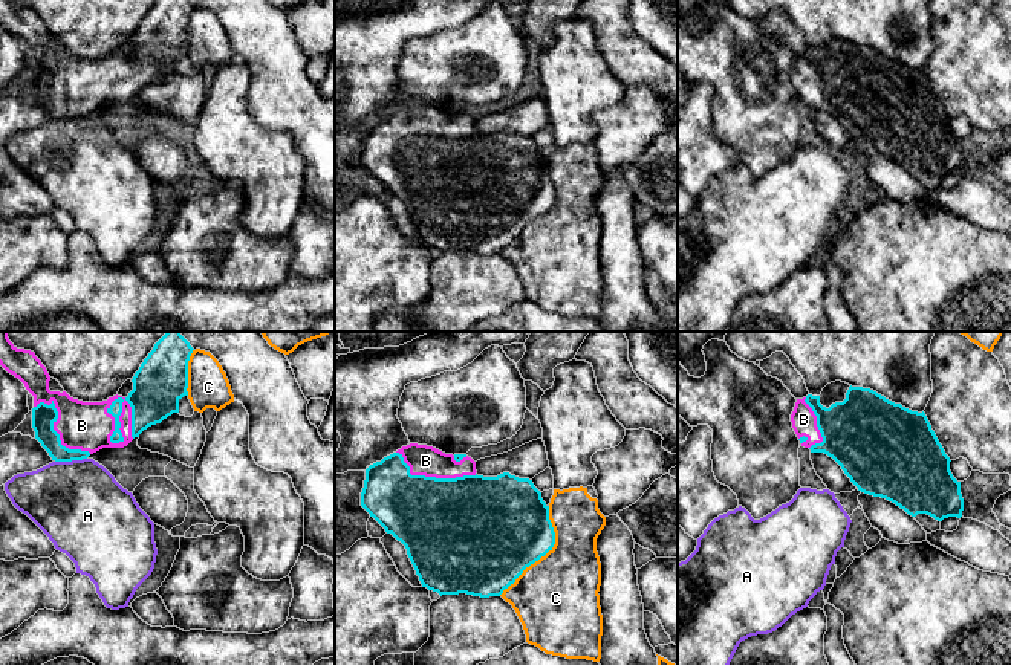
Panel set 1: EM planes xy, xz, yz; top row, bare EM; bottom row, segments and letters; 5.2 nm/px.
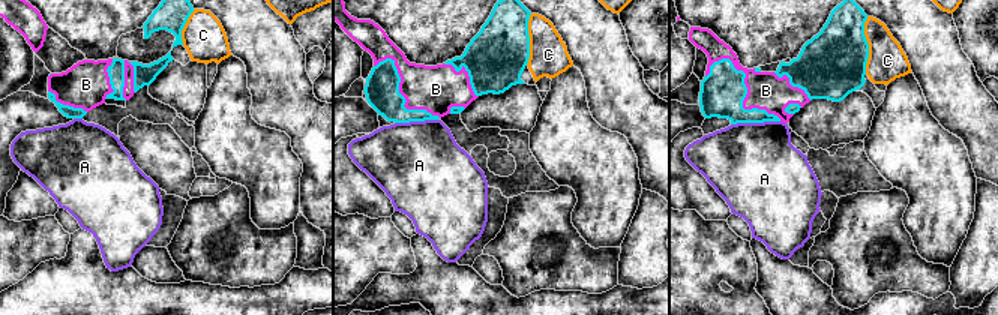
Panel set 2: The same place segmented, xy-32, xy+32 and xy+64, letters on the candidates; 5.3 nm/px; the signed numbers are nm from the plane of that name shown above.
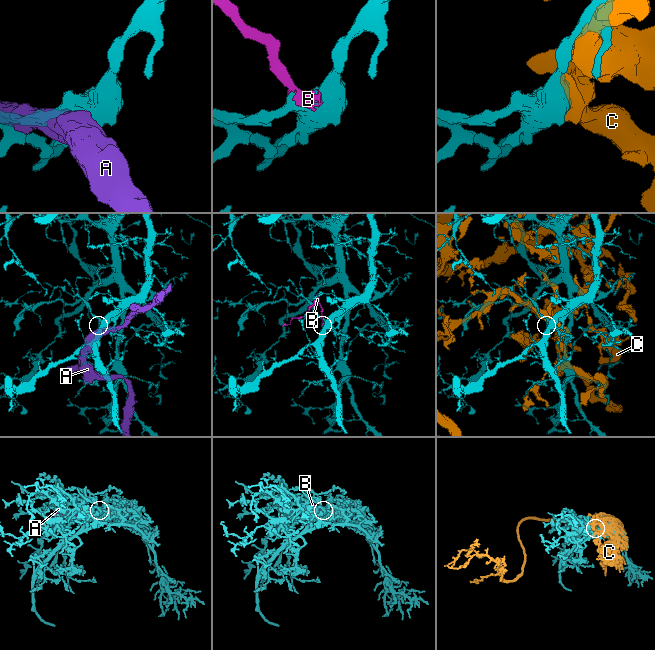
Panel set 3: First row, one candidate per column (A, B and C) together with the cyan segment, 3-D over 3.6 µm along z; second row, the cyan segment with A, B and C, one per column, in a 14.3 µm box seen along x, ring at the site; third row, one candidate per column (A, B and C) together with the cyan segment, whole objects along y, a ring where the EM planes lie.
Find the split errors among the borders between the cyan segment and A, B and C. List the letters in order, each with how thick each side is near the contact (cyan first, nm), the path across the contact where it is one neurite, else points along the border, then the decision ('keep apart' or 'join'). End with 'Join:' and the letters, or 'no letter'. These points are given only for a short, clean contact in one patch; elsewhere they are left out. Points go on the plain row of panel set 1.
A: calibres 110 and 460 nm; keep apart
B: calibres 70 and 260 nm; join
C: calibres 480 and 440 nm; keep apart
Join: B

